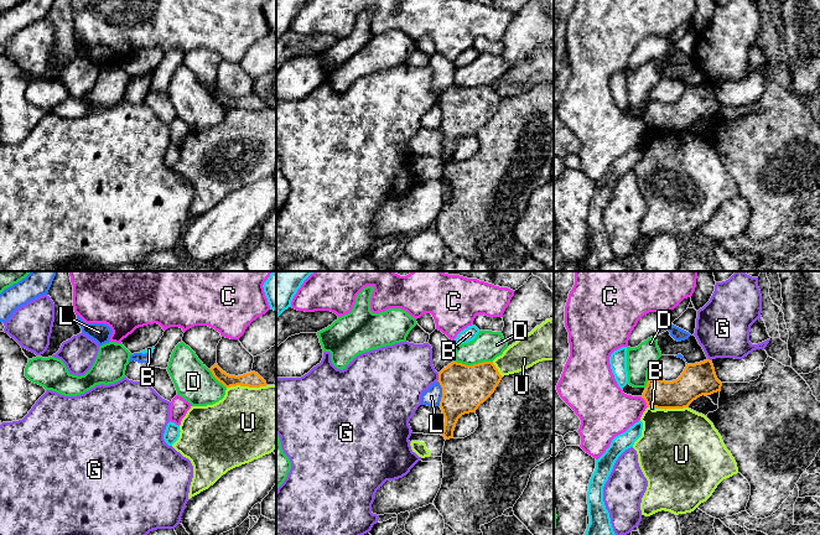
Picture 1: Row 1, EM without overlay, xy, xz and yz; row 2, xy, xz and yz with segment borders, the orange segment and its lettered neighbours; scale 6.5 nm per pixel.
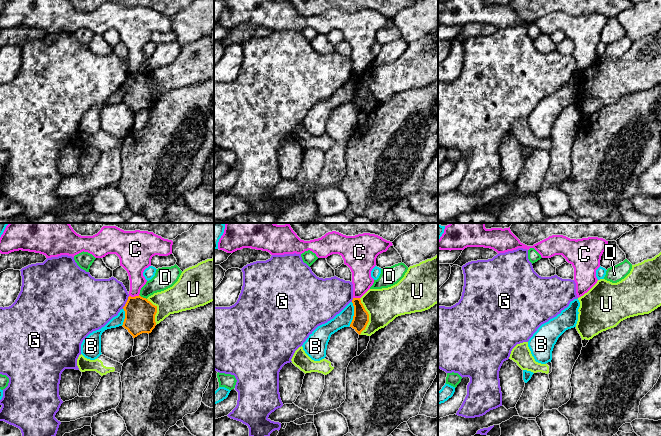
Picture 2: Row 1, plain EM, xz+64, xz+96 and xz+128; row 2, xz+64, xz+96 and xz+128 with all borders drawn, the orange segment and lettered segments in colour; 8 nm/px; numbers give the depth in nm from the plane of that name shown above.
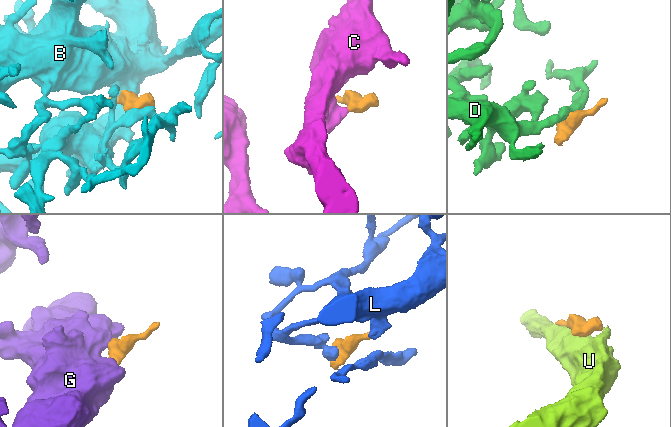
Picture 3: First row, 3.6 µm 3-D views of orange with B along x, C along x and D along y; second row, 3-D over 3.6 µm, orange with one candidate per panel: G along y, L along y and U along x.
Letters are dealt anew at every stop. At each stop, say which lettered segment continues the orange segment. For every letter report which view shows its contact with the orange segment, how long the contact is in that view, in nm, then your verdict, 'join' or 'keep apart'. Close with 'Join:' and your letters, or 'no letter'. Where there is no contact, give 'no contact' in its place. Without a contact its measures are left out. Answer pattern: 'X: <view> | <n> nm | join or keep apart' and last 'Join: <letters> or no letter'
B: yz | 40 nm | keep apart
C: yz | 90 nm | keep apart
D: xz | 260 nm | keep apart
G: xz | 60 nm | keep apart
L: xz | 170 nm | keep apart
U: xy | 260 nm | keep apart
Join: no letter

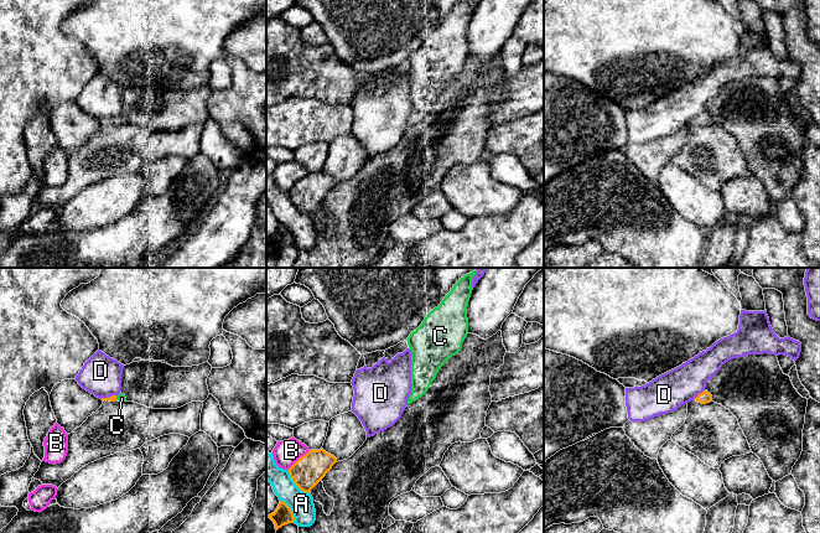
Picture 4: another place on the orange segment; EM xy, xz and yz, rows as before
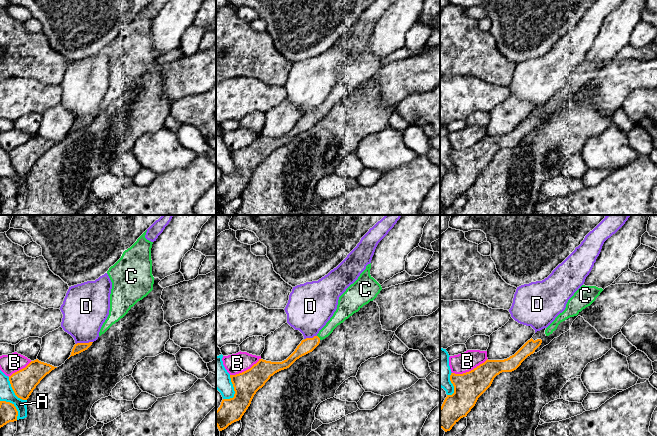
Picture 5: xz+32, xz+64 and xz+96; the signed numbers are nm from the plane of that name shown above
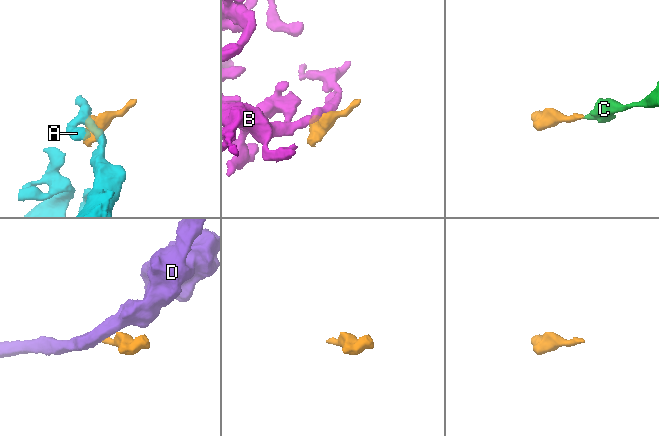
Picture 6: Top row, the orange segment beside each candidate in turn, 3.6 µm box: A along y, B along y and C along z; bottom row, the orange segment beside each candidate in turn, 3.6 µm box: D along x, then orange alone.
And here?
A: xz | 220 nm | keep apart
B: xz | 200 nm | keep apart
C: xy | 30 nm | join
D: yz | 100 nm | keep apart
Join: C

